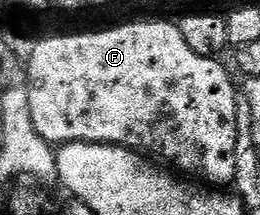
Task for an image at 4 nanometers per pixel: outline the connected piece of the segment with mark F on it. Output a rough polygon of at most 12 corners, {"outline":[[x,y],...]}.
{"outline":[[176,23],[38,39],[31,119],[235,178],[239,88]]}

